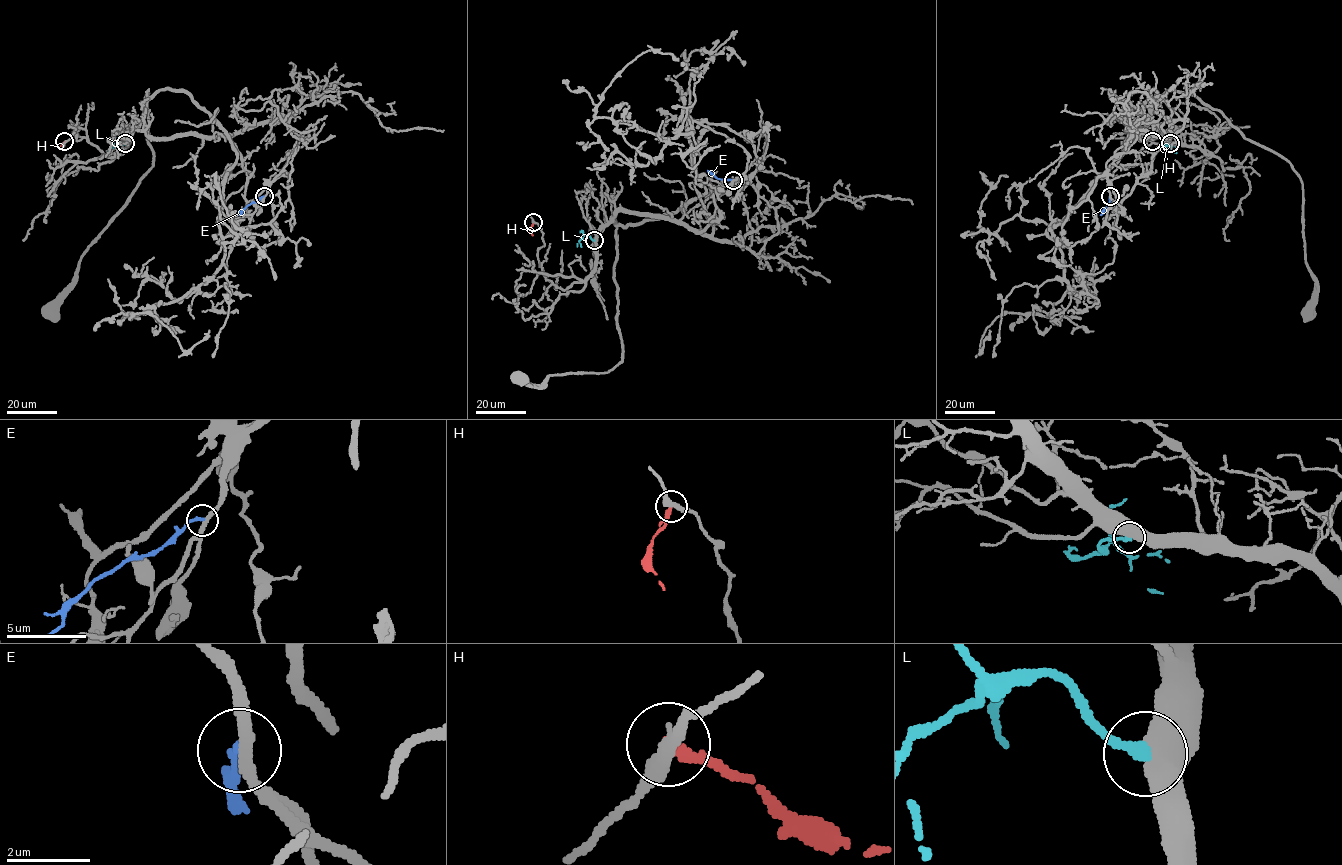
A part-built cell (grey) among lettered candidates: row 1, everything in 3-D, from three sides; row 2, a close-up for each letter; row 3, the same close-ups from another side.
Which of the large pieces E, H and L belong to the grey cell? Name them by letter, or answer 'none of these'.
none of these

